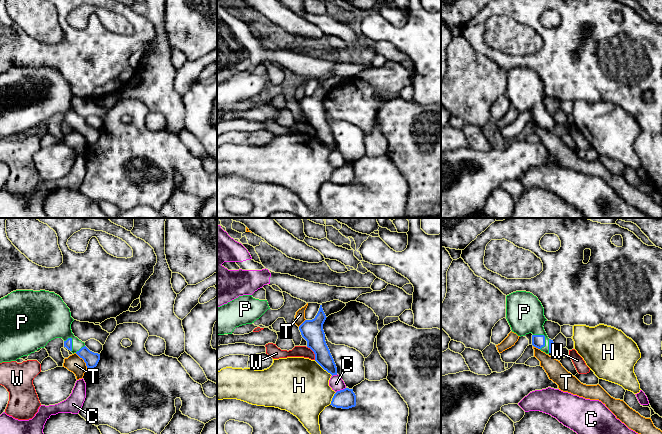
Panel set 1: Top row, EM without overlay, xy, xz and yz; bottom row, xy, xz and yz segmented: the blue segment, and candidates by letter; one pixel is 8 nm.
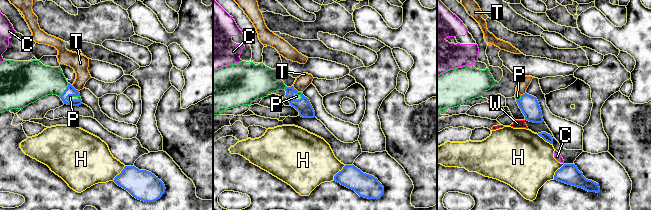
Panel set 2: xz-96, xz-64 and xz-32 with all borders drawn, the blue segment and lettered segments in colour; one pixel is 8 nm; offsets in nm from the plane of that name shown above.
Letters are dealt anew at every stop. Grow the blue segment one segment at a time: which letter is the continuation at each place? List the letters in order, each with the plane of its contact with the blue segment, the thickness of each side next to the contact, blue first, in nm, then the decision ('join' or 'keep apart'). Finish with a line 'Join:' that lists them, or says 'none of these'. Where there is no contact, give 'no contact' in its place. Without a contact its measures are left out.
C: meets blue in xz; 160 nm thick on the blue side, 110 nm on the other; keep apart
H: meets blue in xz; 150 nm thick on the blue side, 460 nm on the other; keep apart
P: meets blue in yz; 110 nm thick on the blue side, 300 nm on the other; join
T: meets blue in xy; 120 nm thick on the blue side, 140 nm on the other; keep apart
W: meets blue in xz; 180 nm thick on the blue side, 100 nm on the other; keep apart
Join: P

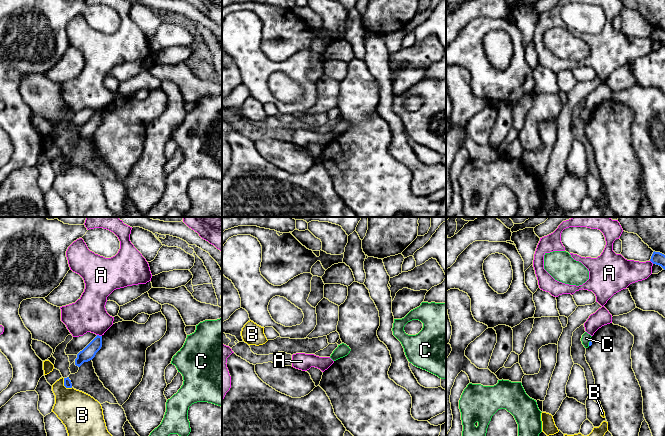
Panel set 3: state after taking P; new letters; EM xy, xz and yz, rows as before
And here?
A: meets blue in xy; 110 nm thick on the blue side, 280 nm on the other; keep apart
B: meets blue in xy; 60 nm thick on the blue side, 320 nm on the other; keep apart
C: meets blue in yz; 30 nm thick on the blue side, 80 nm on the other; keep apart
Join: none of these

